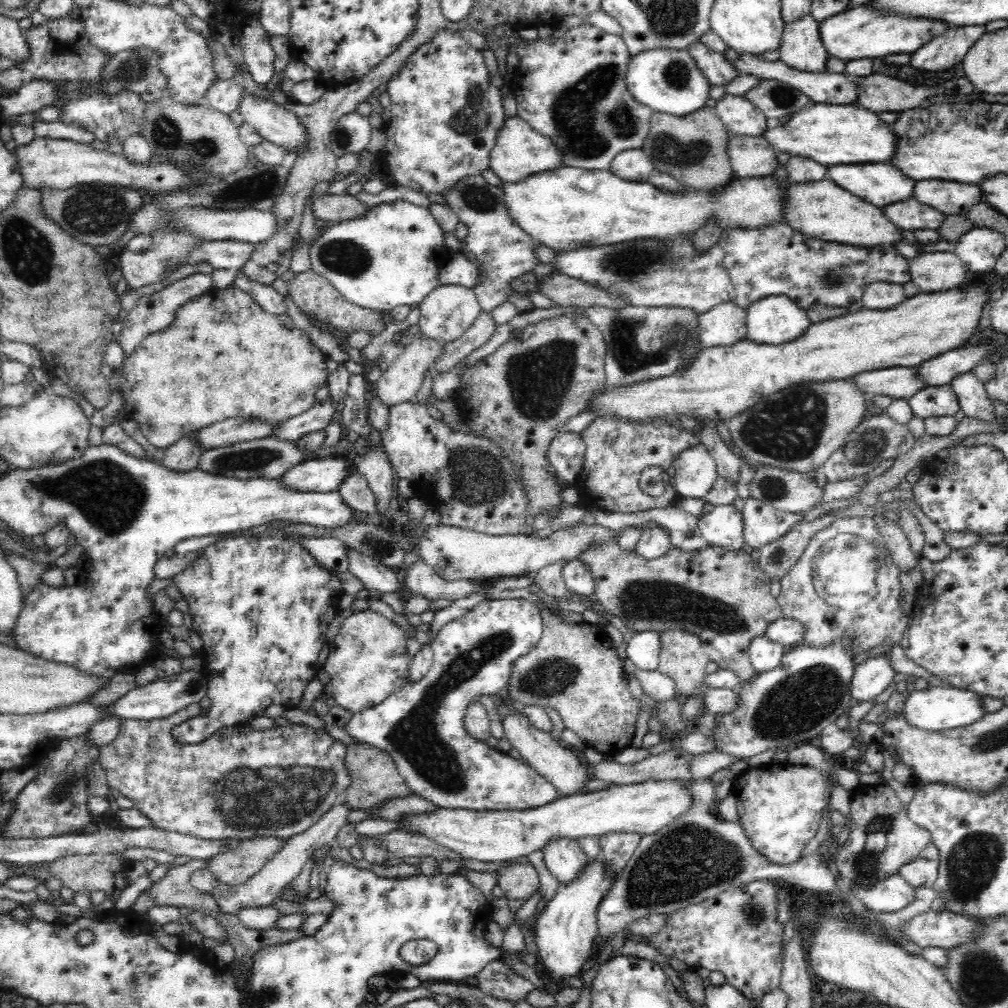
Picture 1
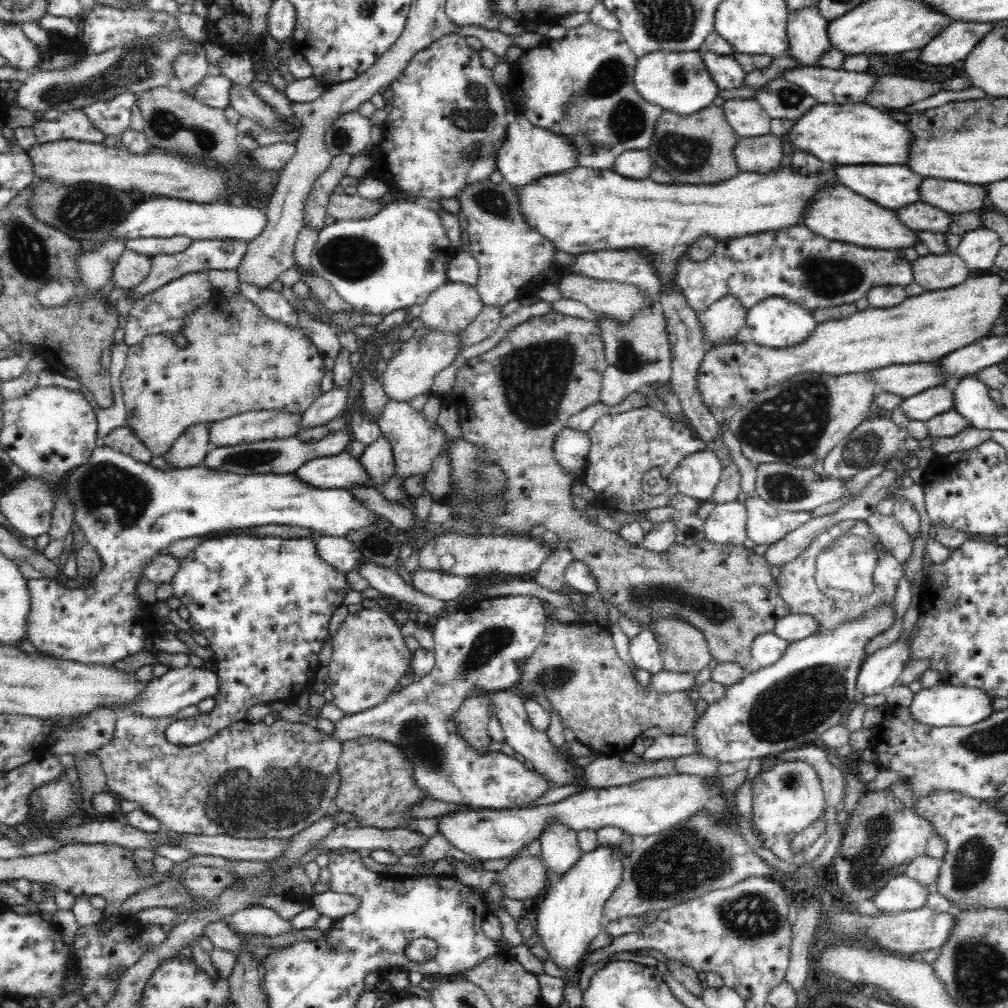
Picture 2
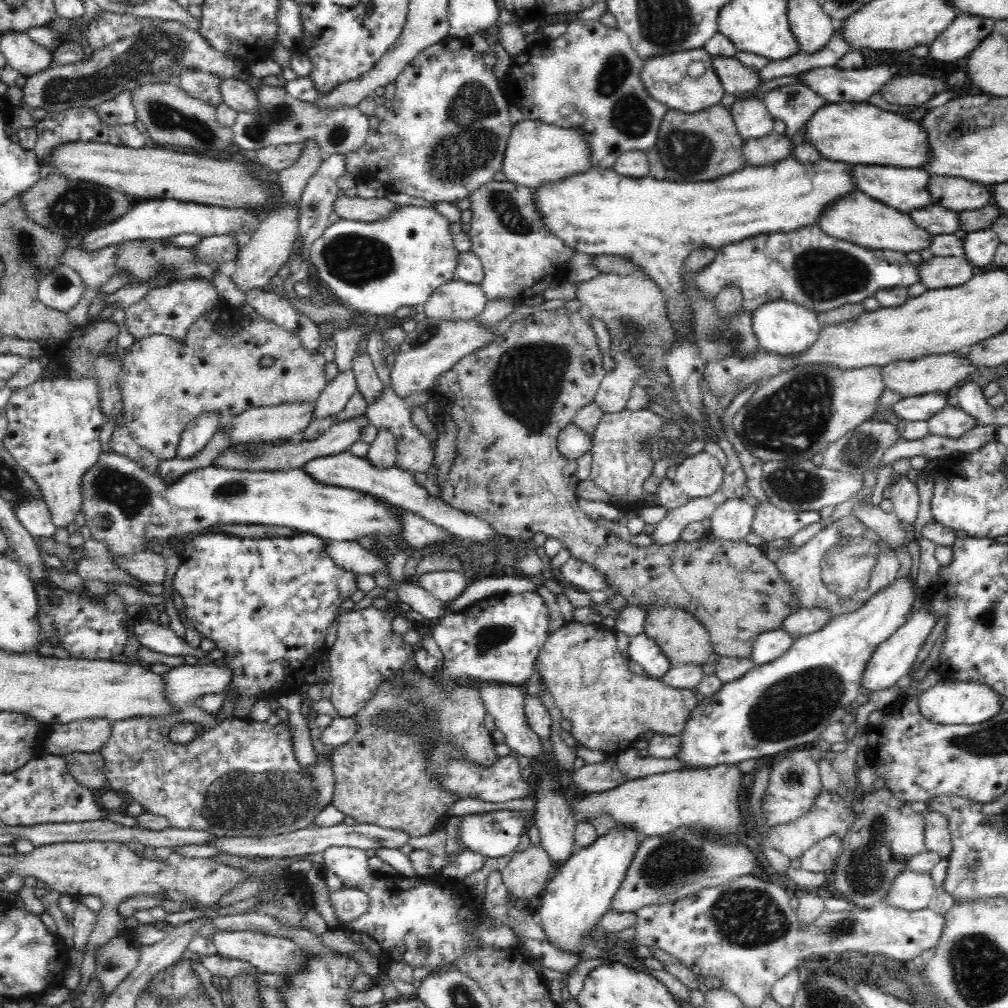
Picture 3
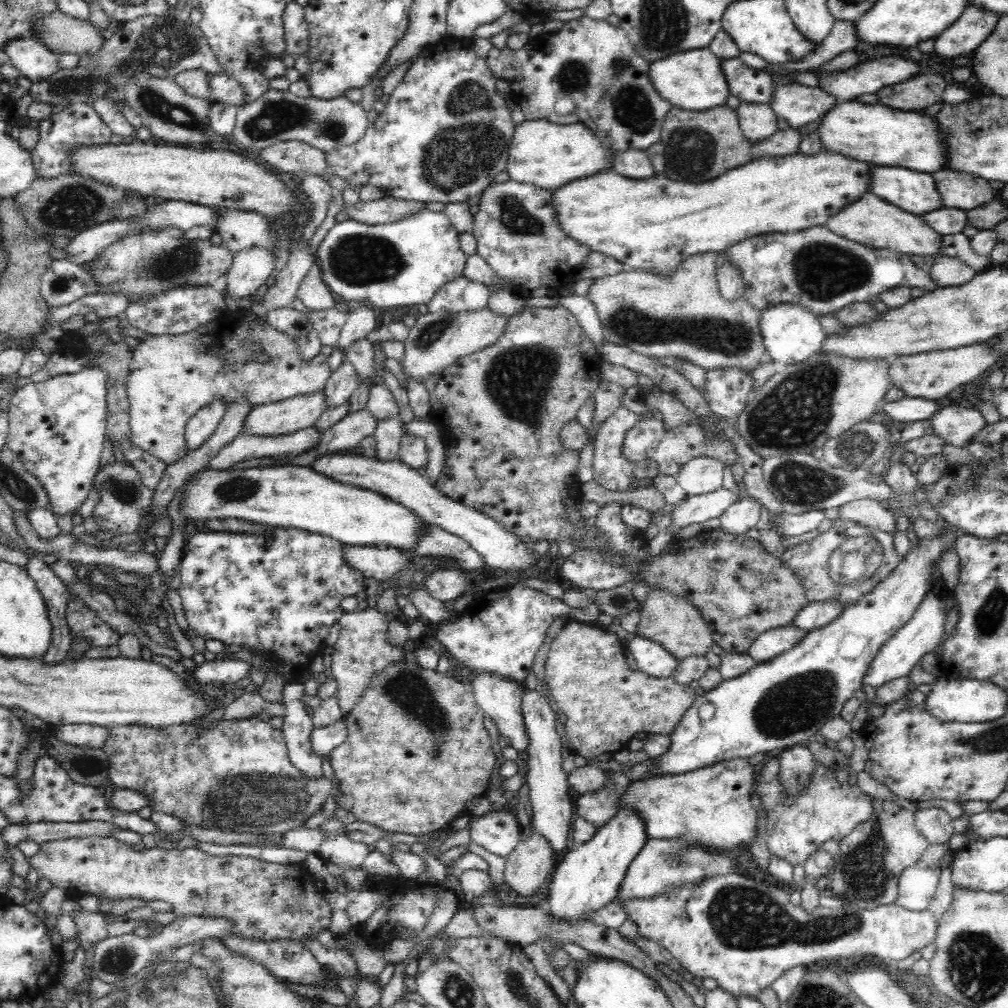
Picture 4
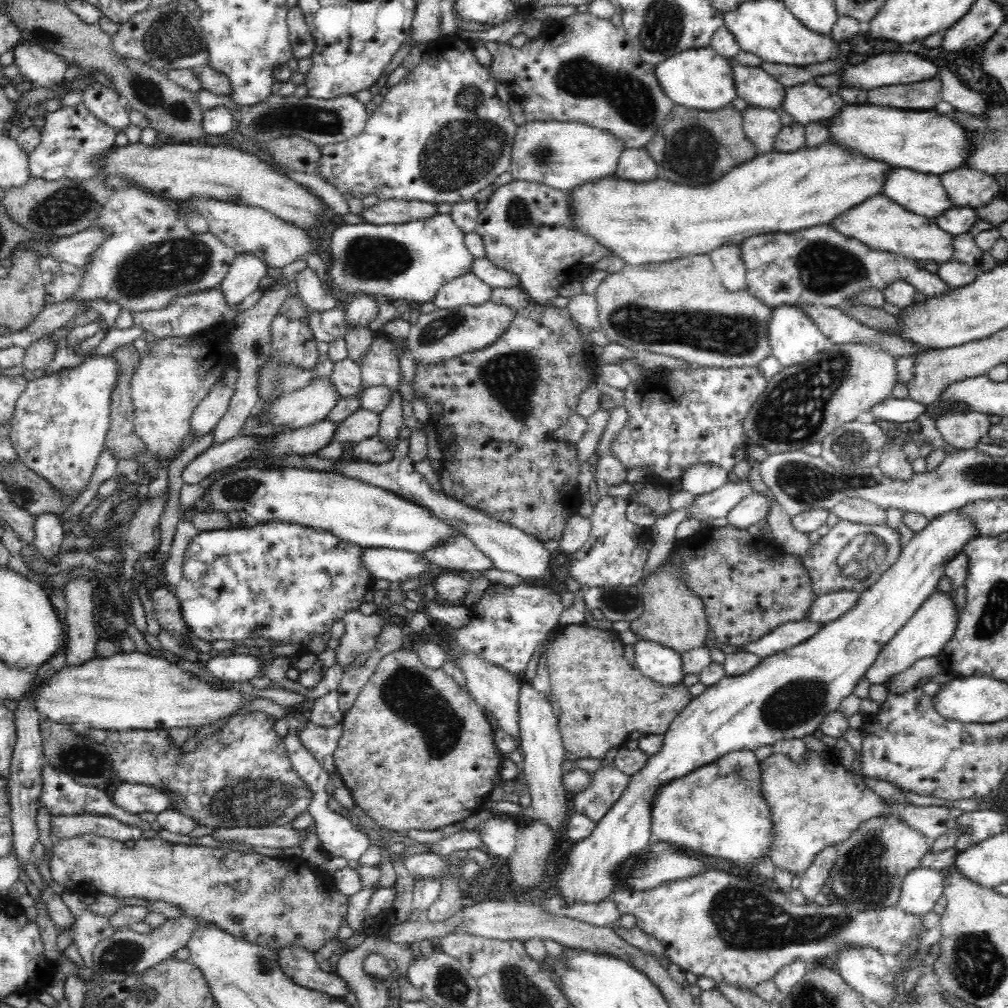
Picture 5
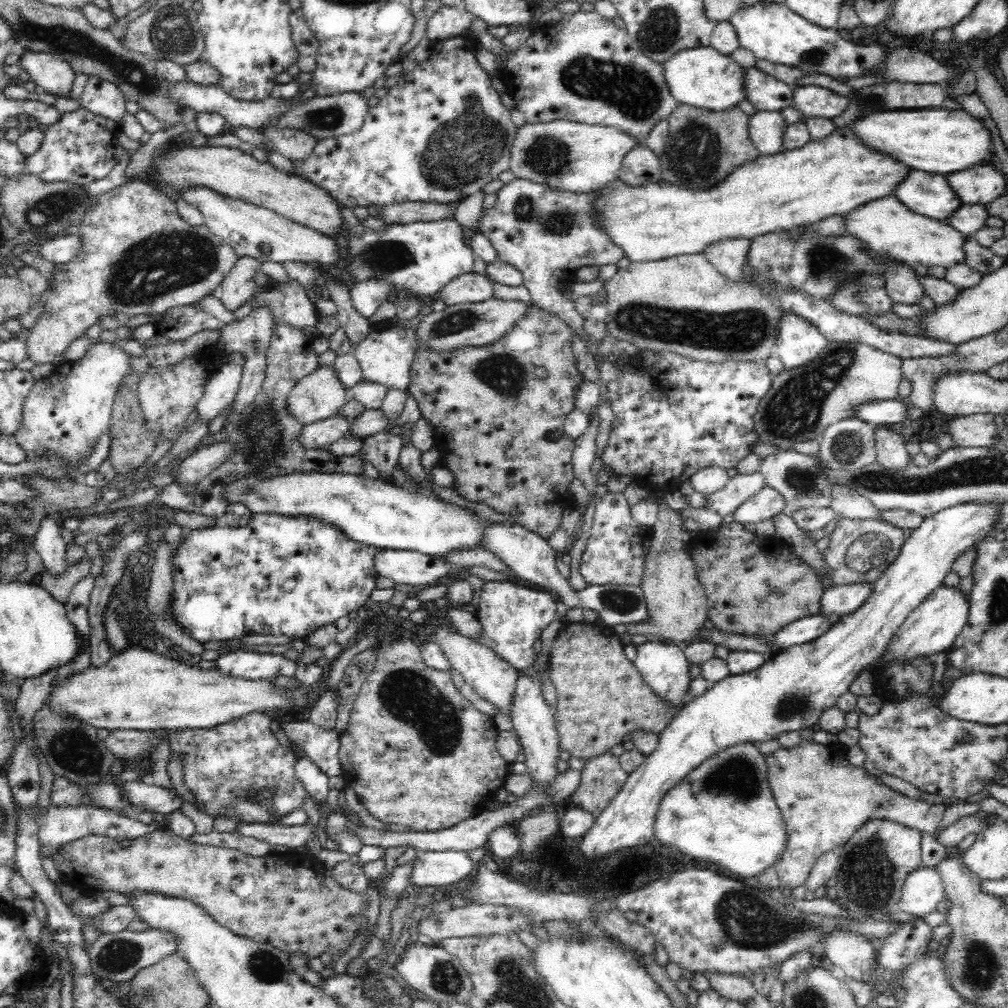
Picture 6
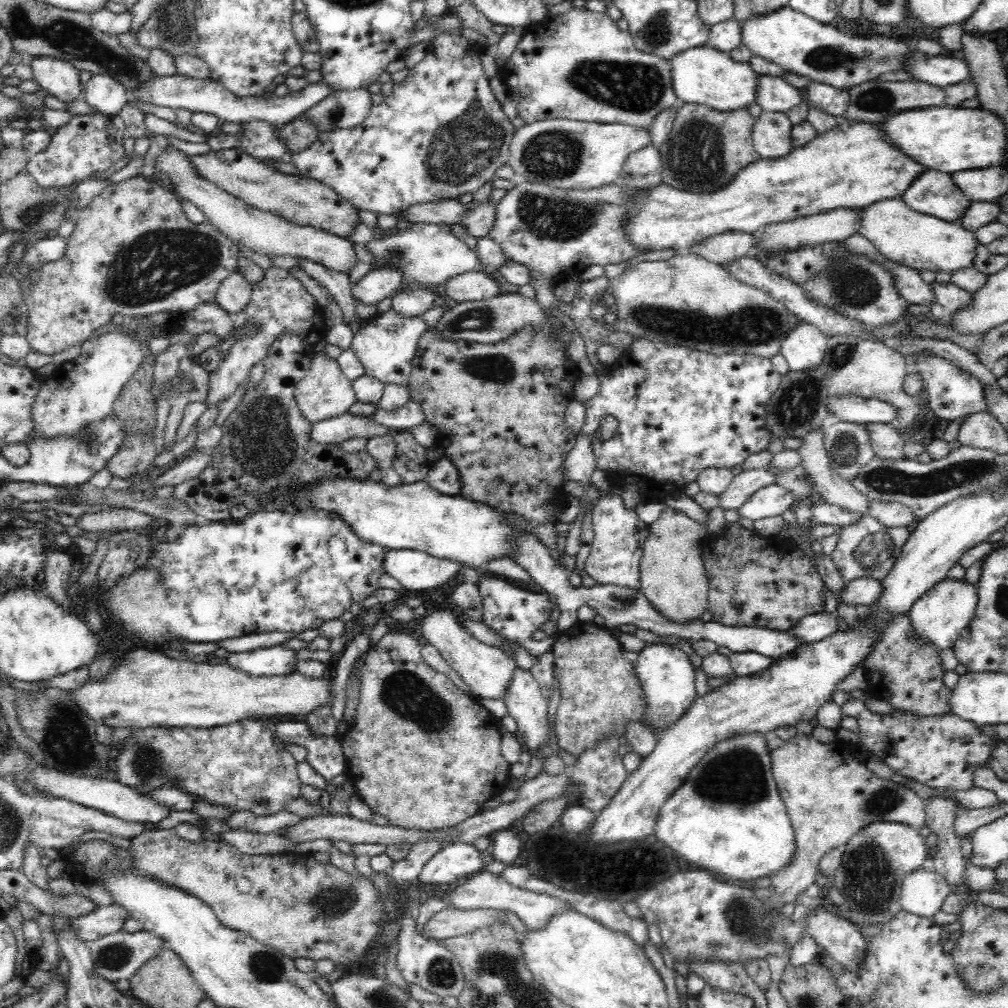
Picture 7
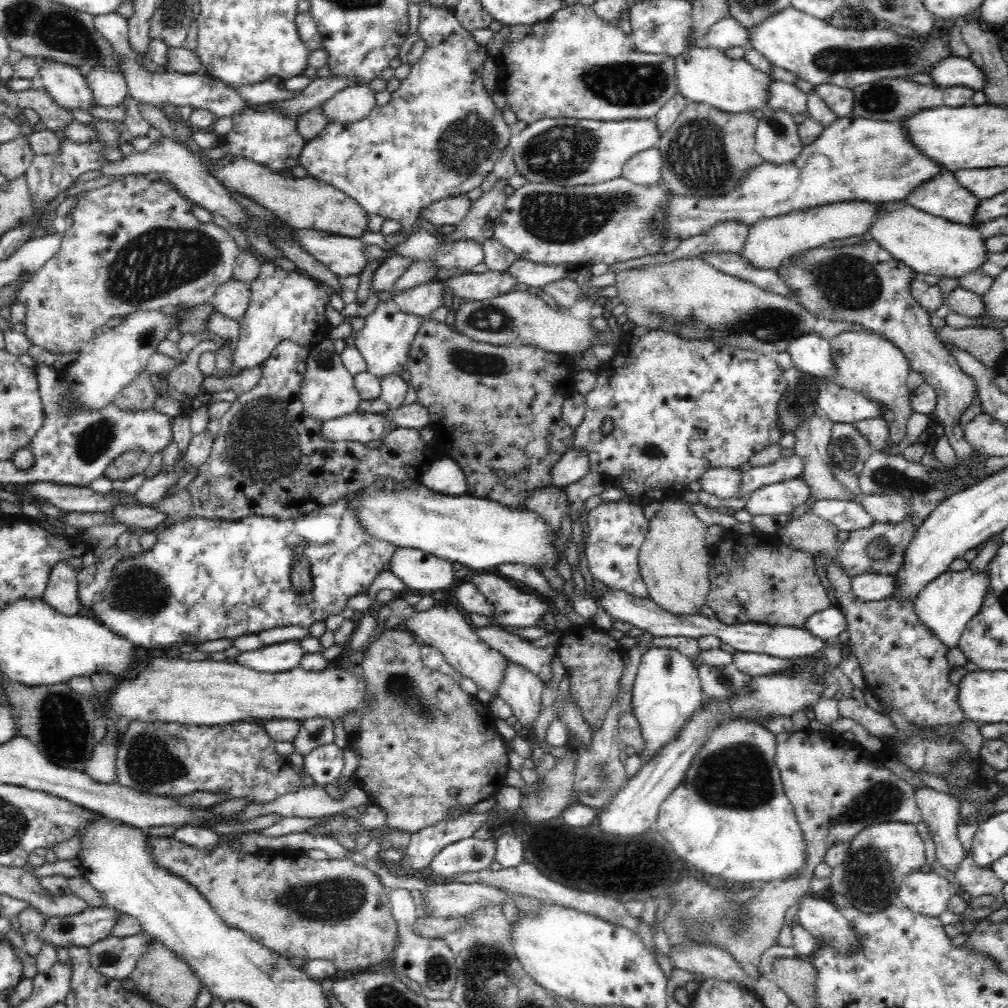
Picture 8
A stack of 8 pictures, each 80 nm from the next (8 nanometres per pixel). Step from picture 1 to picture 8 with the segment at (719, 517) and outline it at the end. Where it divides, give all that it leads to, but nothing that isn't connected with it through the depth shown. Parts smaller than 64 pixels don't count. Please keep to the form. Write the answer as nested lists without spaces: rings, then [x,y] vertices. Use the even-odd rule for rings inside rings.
[[[802,477],[778,481],[752,492],[744,510],[753,516],[790,515],[798,505],[811,499],[811,493]]]

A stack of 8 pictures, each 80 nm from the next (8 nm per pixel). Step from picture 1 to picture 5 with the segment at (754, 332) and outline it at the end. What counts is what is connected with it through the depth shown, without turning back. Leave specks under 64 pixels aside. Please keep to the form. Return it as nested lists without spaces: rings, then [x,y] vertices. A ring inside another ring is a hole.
[[[782,305],[774,307],[770,320],[768,320],[768,345],[770,345],[771,355],[778,359],[782,366],[790,367],[810,360],[816,354],[824,351],[828,344],[827,338],[816,326],[816,323],[803,311],[800,306]]]

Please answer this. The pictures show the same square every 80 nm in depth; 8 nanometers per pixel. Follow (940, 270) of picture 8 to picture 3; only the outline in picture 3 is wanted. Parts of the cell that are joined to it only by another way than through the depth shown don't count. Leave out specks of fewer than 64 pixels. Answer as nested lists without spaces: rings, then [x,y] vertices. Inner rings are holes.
[[[856,188],[844,196],[838,196],[838,202],[824,208],[814,226],[818,226],[830,238],[852,242],[877,252],[892,250],[912,253],[930,247],[931,235],[915,226],[906,213],[878,202]]]

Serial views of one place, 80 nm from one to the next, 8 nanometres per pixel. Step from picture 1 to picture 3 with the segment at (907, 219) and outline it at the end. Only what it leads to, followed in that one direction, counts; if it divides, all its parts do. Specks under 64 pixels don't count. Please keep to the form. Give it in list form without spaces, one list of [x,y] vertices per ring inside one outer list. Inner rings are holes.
[[[938,205],[914,208],[907,216],[915,226],[926,230],[931,236],[953,234],[959,228],[958,214]]]

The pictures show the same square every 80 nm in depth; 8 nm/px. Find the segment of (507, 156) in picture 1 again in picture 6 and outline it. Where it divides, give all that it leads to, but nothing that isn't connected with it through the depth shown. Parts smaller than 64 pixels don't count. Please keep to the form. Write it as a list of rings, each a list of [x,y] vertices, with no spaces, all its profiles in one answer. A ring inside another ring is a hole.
[[[567,120],[525,123],[515,134],[509,170],[516,179],[573,193],[590,193],[617,180],[624,156],[634,147],[634,138],[614,127]]]

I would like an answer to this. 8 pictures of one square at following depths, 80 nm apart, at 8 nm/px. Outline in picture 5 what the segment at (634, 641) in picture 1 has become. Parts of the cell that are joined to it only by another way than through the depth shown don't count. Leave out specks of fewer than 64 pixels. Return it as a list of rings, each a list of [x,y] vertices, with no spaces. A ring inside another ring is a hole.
[[[638,639],[632,646],[635,656],[633,665],[644,676],[662,686],[682,681],[684,676],[680,653],[649,640]]]

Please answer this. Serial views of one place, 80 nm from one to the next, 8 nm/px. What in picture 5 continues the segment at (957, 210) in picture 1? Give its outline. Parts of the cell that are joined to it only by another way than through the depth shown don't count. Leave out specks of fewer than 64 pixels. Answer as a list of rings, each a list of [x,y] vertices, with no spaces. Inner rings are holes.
[[[960,167],[940,174],[940,185],[955,207],[976,208],[988,204],[1001,192],[999,181],[984,172]]]

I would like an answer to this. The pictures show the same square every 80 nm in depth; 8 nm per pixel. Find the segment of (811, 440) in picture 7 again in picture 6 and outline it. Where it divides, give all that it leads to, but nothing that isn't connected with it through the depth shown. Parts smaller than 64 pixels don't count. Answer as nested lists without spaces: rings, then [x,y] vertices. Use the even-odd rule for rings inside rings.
[[[839,485],[832,496],[831,509],[838,519],[850,520],[870,520],[881,519],[881,511],[872,502],[861,496],[858,492],[853,492],[844,485]]]

